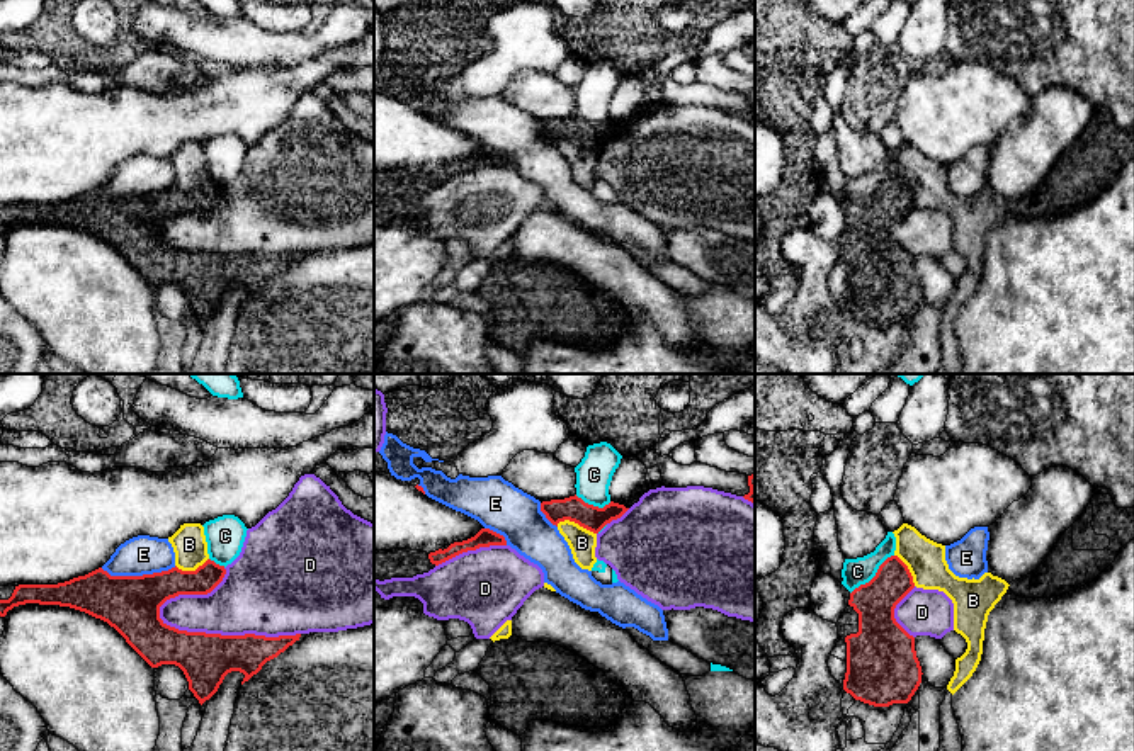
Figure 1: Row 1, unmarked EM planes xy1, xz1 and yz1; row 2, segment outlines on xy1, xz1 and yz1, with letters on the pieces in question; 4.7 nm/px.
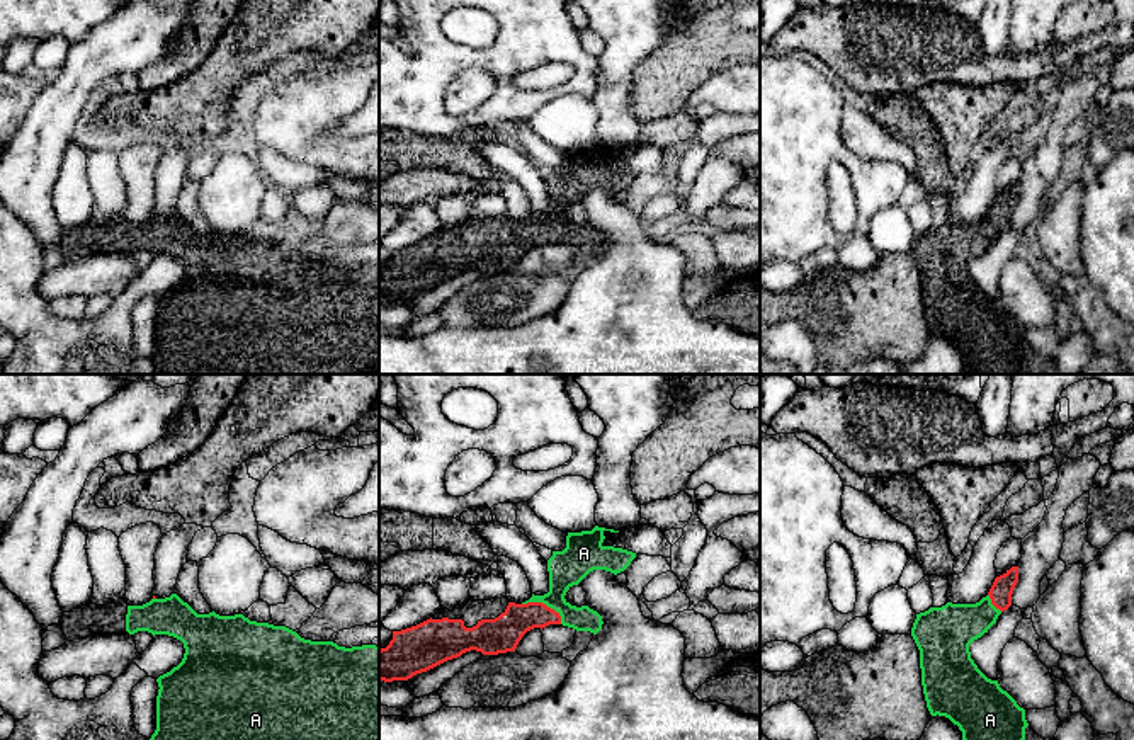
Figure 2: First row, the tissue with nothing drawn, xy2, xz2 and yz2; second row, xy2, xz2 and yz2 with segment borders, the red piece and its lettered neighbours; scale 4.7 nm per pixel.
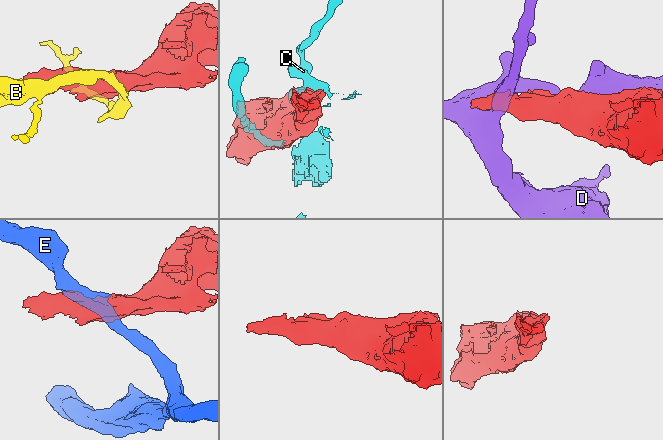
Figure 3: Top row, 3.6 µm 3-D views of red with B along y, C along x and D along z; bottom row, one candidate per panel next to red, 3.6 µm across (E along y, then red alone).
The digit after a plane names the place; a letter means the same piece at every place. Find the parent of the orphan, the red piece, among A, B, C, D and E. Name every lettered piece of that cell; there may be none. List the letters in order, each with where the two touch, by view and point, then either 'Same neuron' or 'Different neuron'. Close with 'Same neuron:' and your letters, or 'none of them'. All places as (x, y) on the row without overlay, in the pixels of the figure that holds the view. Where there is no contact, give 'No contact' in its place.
A: Touches red at xz2 (544, 223). Same neuron
B: Touches red at xz1 (577, 141). Different neuron
C: Touches red at yz1 (874, 196). Different neuron
D: Touches red at xy1 (225, 255). Different neuron
E: Touches red at xy1 (138, 196). Different neuron
Same neuron: A

